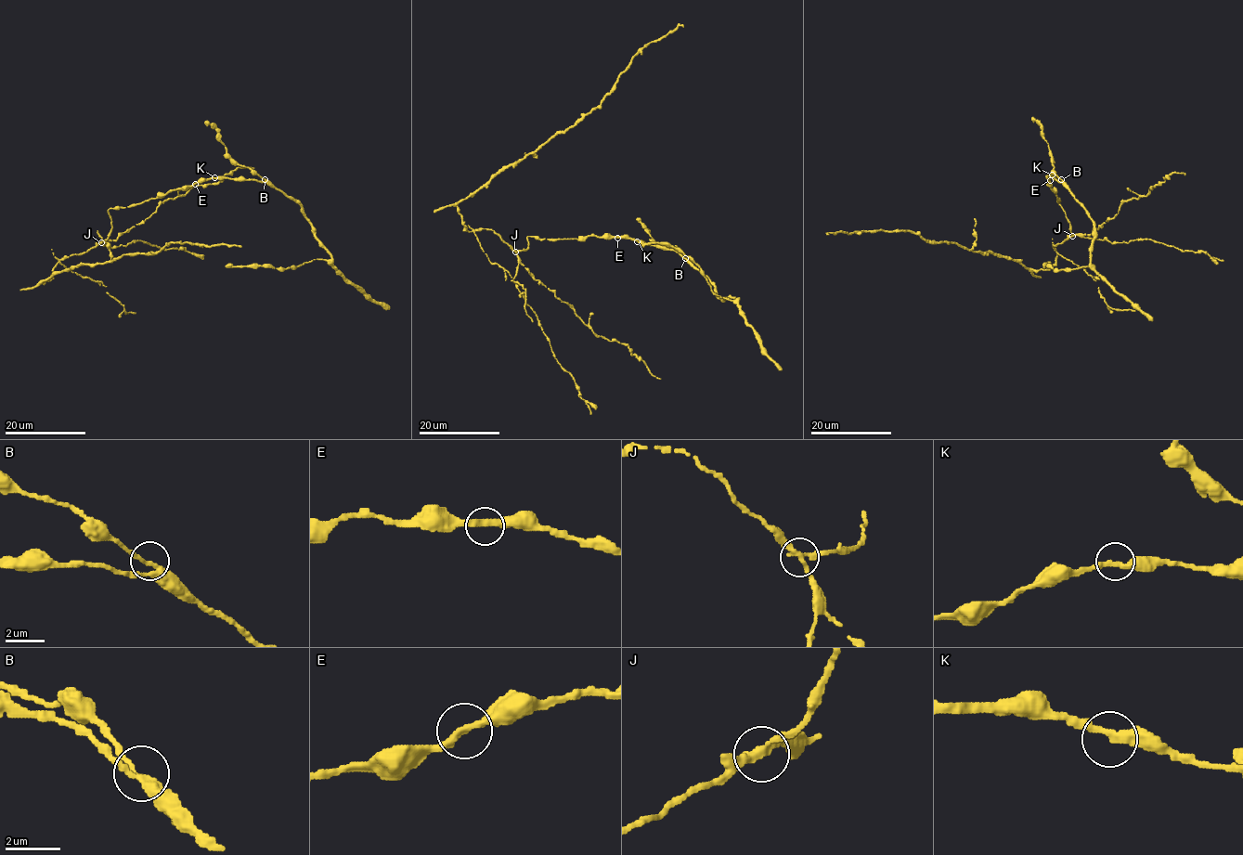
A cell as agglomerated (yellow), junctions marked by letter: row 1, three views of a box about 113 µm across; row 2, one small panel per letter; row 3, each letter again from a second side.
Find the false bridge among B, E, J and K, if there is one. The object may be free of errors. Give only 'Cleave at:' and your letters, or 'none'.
Cleave at: J

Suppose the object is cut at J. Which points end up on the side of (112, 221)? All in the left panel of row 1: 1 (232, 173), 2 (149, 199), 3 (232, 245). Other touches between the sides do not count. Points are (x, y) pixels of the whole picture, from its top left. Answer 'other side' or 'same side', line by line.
1: other side
2: same side
3: other side

